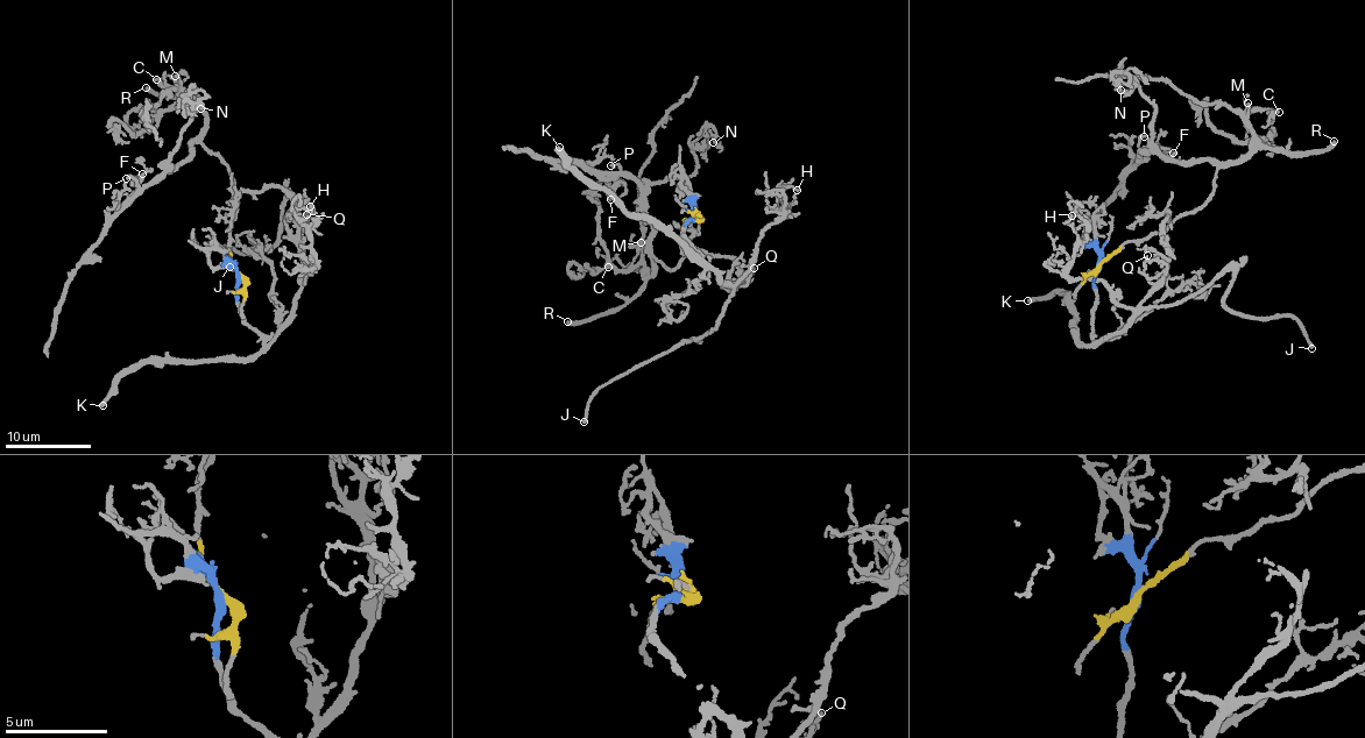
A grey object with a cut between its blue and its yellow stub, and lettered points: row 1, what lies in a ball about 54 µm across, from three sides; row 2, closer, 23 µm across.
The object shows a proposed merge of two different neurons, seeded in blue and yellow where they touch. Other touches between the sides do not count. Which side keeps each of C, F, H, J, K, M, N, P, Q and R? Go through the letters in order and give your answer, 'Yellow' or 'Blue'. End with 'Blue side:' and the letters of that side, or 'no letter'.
C: Yellow
F: Yellow
H: Blue
J: Blue
K: Blue
M: Yellow
N: Yellow
P: Yellow
Q: Blue
R: Yellow
Blue side: H, J, K, Q

